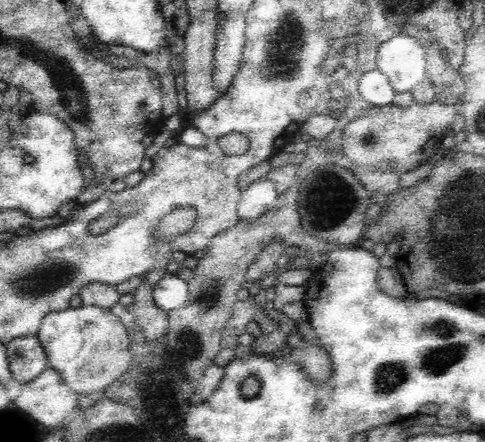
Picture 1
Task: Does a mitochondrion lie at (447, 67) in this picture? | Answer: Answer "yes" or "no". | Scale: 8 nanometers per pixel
no

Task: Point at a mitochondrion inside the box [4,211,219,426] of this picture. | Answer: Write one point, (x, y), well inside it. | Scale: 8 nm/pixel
(49, 277)

